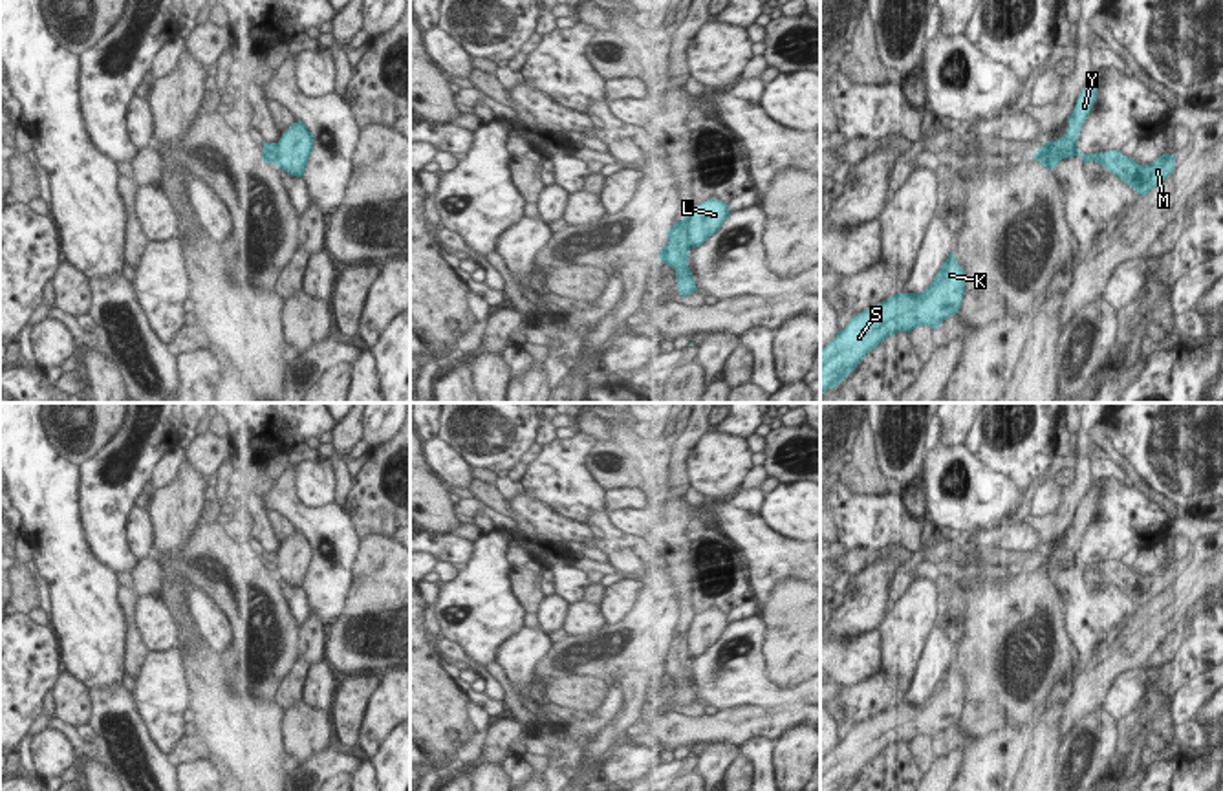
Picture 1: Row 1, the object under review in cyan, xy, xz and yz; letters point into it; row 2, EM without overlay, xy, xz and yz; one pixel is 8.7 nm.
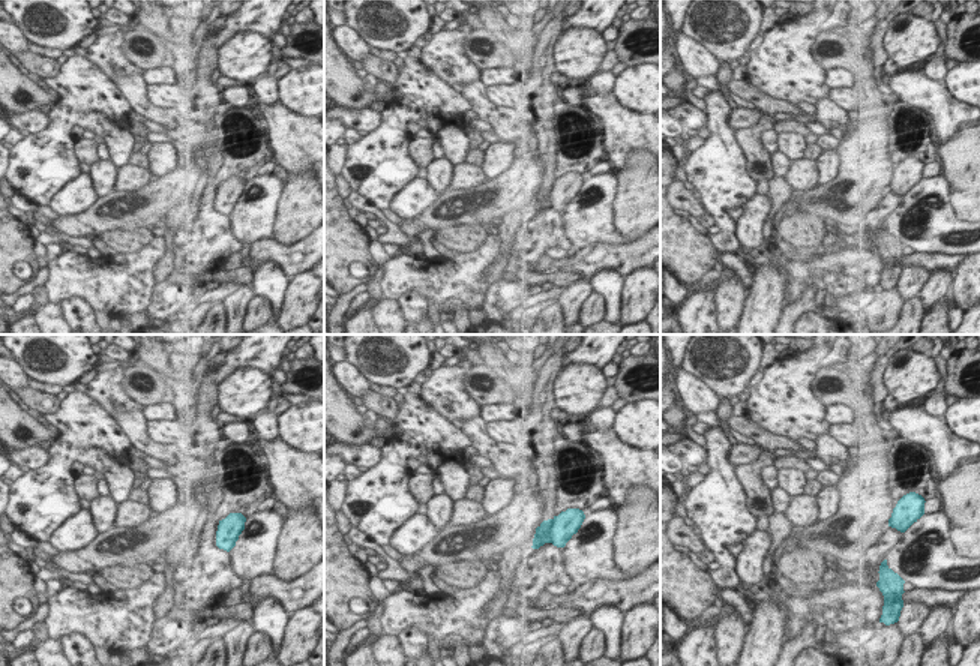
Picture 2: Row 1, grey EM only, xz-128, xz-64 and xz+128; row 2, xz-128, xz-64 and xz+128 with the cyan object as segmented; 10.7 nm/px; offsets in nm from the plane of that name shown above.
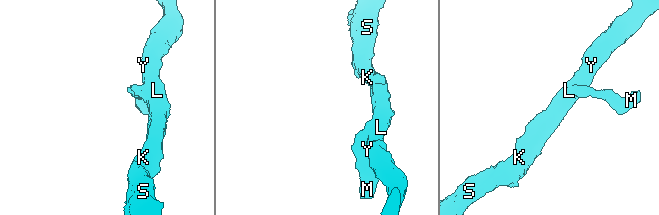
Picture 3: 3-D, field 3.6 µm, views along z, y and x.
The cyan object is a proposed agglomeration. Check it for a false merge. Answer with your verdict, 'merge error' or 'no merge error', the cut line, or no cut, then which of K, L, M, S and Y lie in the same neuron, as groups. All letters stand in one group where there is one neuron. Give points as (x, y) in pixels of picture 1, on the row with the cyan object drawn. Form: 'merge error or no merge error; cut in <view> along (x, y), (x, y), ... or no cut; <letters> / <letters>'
merge error; cut in xz along (683, 218), (691, 244); K L S Y / M

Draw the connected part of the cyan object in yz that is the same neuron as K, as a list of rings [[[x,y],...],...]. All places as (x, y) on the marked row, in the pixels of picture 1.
[[[950,253],[923,293],[897,293],[855,315],[820,352],[820,396],[837,388],[890,335],[910,333],[917,326],[939,328],[959,313],[963,295],[965,273]]]

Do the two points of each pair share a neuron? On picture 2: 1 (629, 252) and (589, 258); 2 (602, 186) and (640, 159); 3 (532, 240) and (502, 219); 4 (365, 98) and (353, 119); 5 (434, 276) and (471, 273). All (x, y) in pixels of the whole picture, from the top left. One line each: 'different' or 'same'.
1: same
2: different
3: different
4: different
5: same

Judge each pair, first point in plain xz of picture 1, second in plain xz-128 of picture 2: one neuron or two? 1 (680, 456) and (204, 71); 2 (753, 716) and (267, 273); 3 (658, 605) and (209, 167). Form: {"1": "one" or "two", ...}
{"1": "one", "2": "two", "3": "two"}

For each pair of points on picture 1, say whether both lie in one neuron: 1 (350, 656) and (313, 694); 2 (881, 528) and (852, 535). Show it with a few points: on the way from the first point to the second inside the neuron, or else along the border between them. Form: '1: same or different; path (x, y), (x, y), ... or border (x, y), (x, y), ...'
1: different; border (324, 658), (334, 667)
2: same; path (874, 528), (859, 528)

